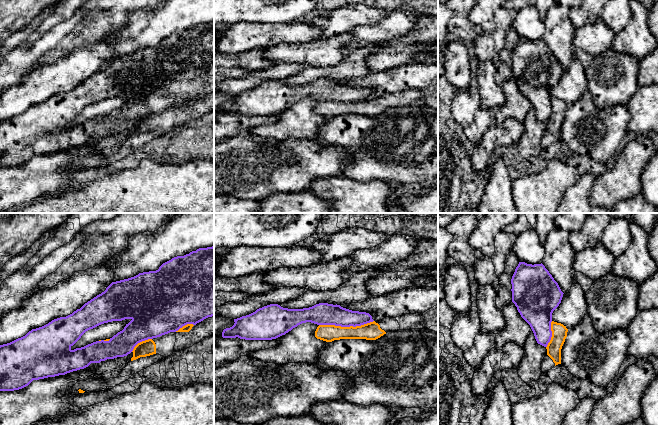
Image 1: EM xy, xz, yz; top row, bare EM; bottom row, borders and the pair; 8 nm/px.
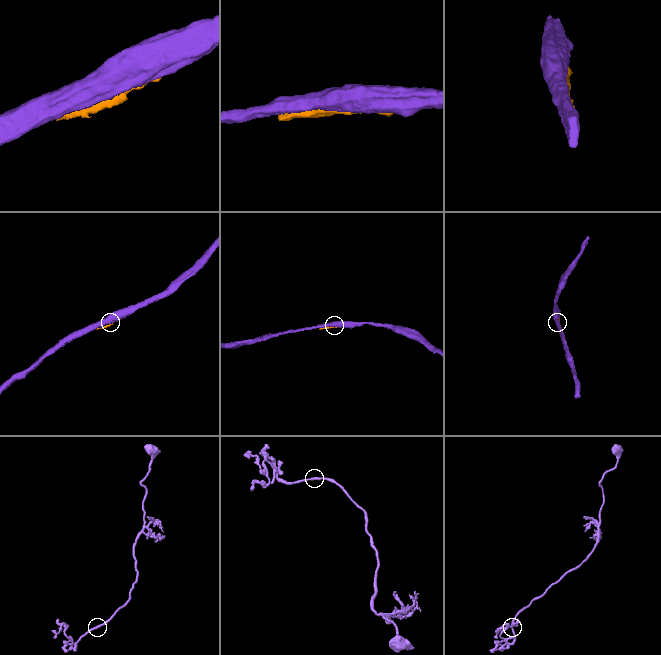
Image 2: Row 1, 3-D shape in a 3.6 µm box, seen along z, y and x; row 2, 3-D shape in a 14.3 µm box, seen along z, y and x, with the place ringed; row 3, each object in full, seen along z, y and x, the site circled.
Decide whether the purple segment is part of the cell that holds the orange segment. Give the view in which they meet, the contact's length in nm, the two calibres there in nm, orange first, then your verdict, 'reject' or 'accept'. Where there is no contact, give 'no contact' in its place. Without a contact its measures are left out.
meets orange in xz; contact 440 nm long; 140 nm thick on the orange side, 180 nm on the other; reject

